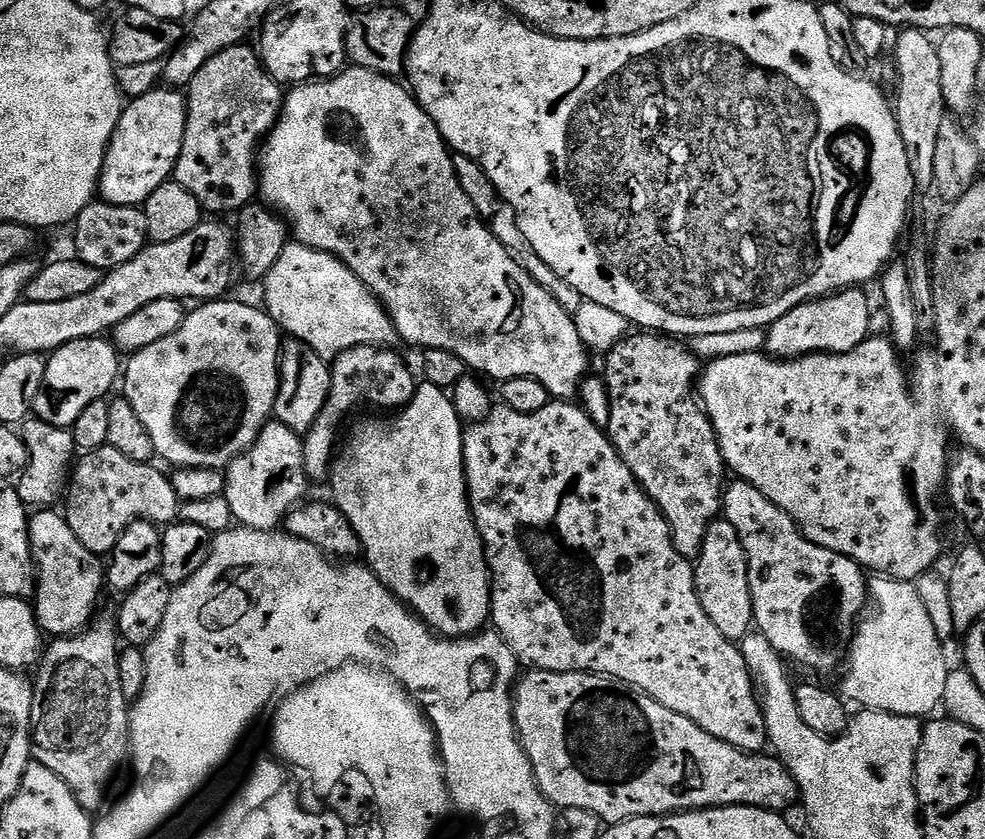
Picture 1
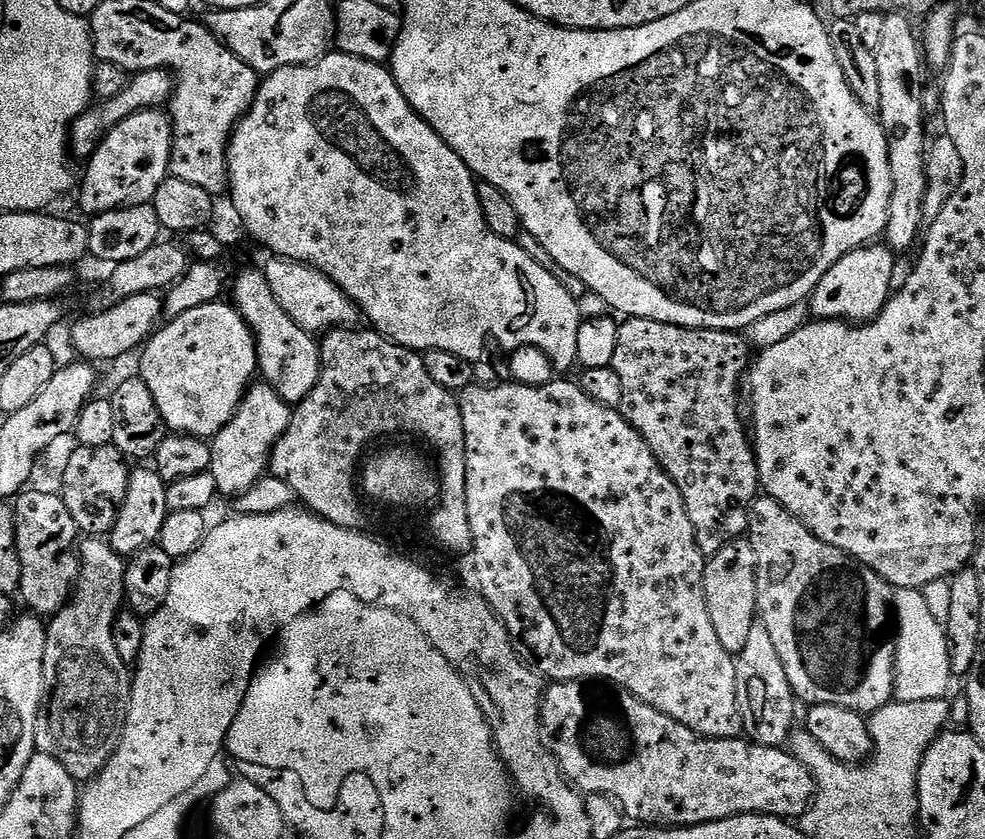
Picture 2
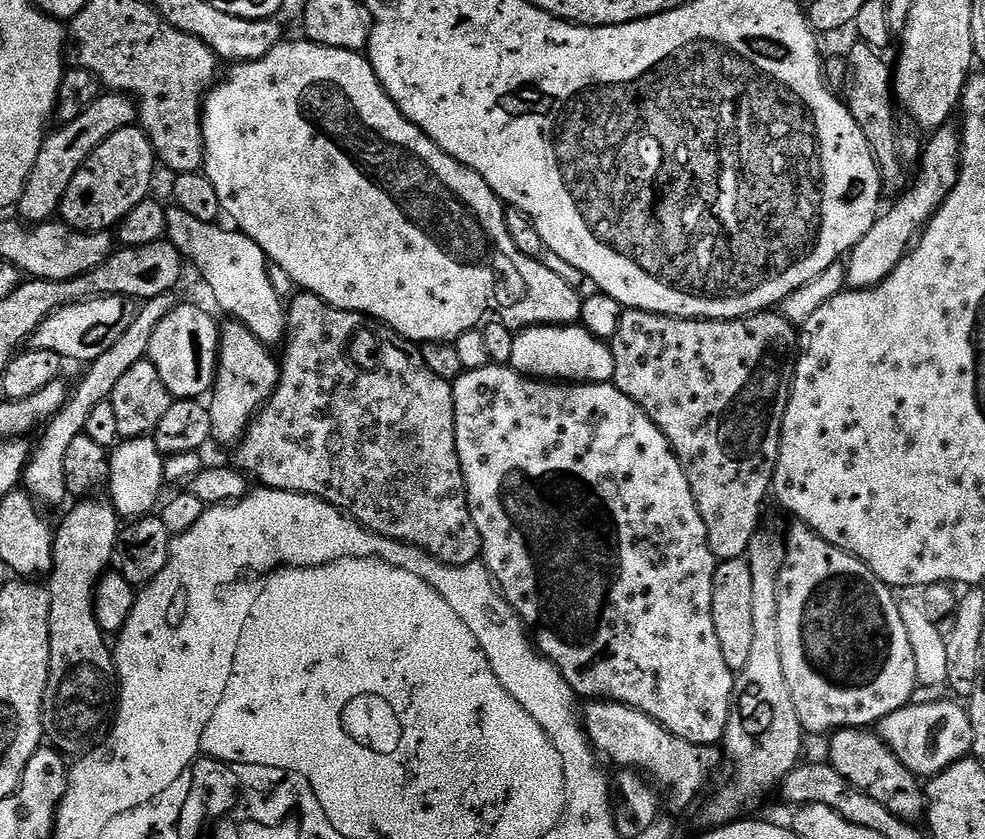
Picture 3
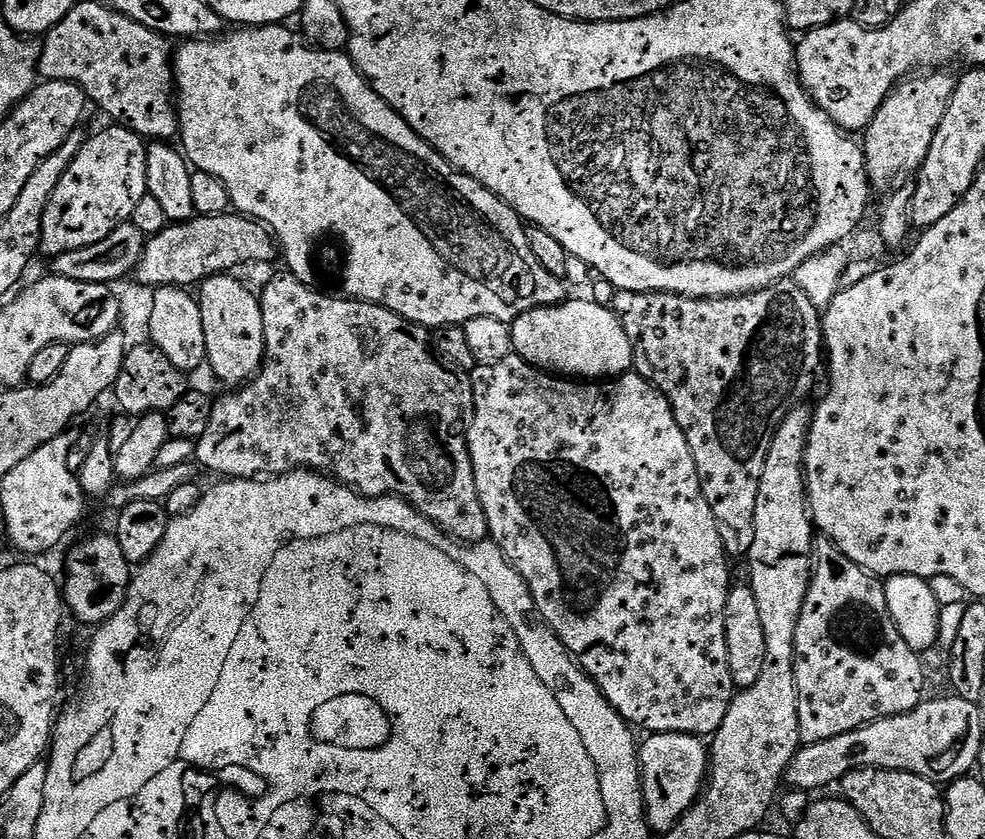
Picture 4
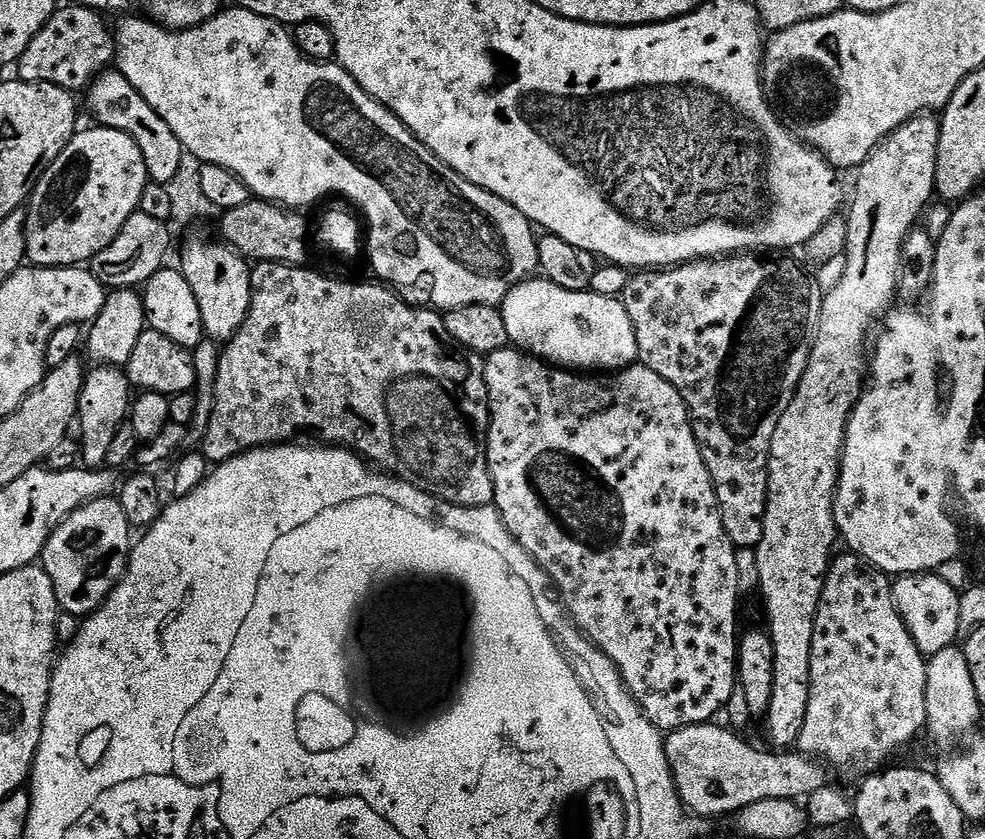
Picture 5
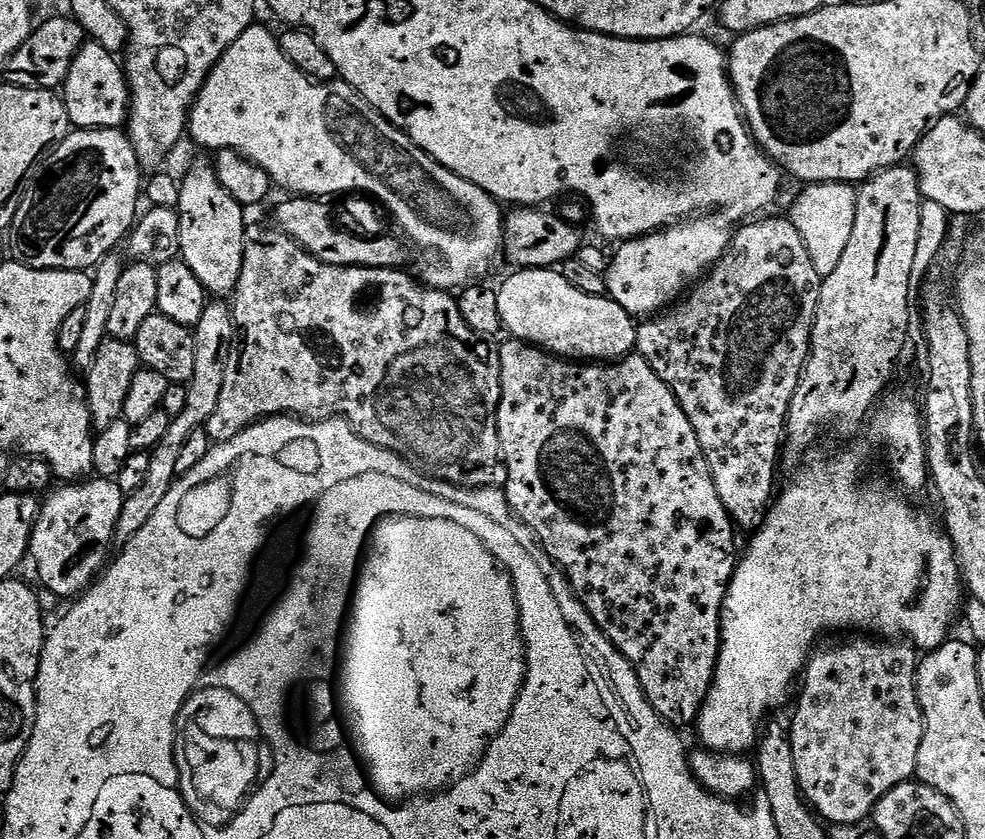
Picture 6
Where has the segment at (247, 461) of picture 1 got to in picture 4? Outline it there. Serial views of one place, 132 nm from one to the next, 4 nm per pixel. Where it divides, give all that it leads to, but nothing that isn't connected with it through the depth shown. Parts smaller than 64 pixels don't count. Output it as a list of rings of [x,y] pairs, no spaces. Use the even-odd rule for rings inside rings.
[[[232,274],[212,276],[198,288],[202,326],[206,330],[206,364],[224,384],[243,386],[264,363],[264,323],[260,297]]]

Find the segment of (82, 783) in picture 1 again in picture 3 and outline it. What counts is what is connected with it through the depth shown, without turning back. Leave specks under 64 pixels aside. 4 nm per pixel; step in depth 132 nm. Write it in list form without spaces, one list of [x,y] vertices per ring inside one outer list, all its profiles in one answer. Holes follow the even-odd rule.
[[[111,499],[84,500],[76,504],[68,512],[68,517],[54,528],[52,538],[52,570],[47,573],[46,587],[50,598],[50,670],[48,671],[48,690],[44,697],[44,735],[47,743],[55,748],[57,752],[68,758],[76,758],[85,752],[91,752],[107,737],[110,731],[110,721],[113,719],[118,703],[118,681],[116,679],[116,661],[113,649],[106,641],[106,634],[98,626],[96,621],[96,588],[100,585],[100,579],[109,571],[116,554],[116,542],[120,538],[122,527],[121,517],[116,515],[116,508],[112,505]]]

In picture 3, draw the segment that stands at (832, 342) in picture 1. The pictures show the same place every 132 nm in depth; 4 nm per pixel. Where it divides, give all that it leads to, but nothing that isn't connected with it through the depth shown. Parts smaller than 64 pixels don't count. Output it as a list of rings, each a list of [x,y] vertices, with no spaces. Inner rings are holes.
[[[945,126],[935,129],[931,136],[932,141],[929,144],[927,141],[920,153],[918,161],[920,169],[916,172],[916,181],[913,184],[911,181],[907,191],[893,203],[897,204],[889,210],[888,216],[887,212],[877,216],[874,226],[866,230],[864,237],[848,253],[846,284],[849,289],[873,288],[881,284],[908,255],[910,245],[917,239],[918,233],[944,205],[950,190],[954,190],[960,177],[960,138],[957,129]]]

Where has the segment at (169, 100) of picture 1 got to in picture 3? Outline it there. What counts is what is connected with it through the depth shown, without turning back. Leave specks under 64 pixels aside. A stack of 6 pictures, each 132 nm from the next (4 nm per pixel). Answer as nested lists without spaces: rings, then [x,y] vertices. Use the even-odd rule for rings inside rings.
[[[139,126],[120,128],[74,174],[74,182],[66,190],[60,203],[59,215],[63,223],[80,232],[107,232],[115,229],[134,206],[149,199],[152,175],[158,169],[156,153],[148,135]]]

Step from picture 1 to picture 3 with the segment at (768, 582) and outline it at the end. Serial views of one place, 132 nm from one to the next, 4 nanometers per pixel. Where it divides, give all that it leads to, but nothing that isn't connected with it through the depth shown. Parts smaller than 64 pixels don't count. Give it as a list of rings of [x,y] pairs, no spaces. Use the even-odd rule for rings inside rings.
[[[799,522],[793,523],[784,540],[784,564],[776,579],[778,590],[778,646],[782,650],[782,674],[786,674],[786,686],[790,686],[790,698],[794,698],[794,710],[798,710],[798,722],[805,733],[825,732],[831,734],[841,728],[862,728],[879,725],[882,718],[894,714],[894,710],[907,708],[915,697],[918,687],[914,650],[910,646],[910,634],[902,622],[900,604],[895,600],[893,589],[884,584],[858,557],[851,556],[842,548],[835,548],[817,532]]]

